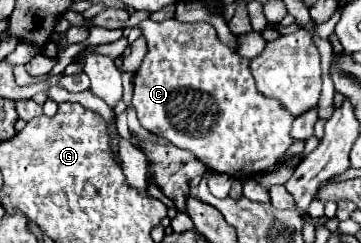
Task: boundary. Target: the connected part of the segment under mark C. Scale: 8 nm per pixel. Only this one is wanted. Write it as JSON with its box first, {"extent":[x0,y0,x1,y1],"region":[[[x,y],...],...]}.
{"extent":[133,19,295,179],"region":[[[147,19],[141,23],[141,29],[149,51],[135,71],[133,107],[137,111],[139,123],[145,129],[167,139],[179,149],[191,151],[209,169],[225,173],[233,179],[245,179],[247,175],[255,177],[257,173],[279,163],[281,155],[293,143],[291,123],[295,117],[281,105],[281,101],[269,99],[257,91],[249,69],[249,59],[221,43],[213,25],[209,23],[183,23],[179,19],[157,23]]]}

